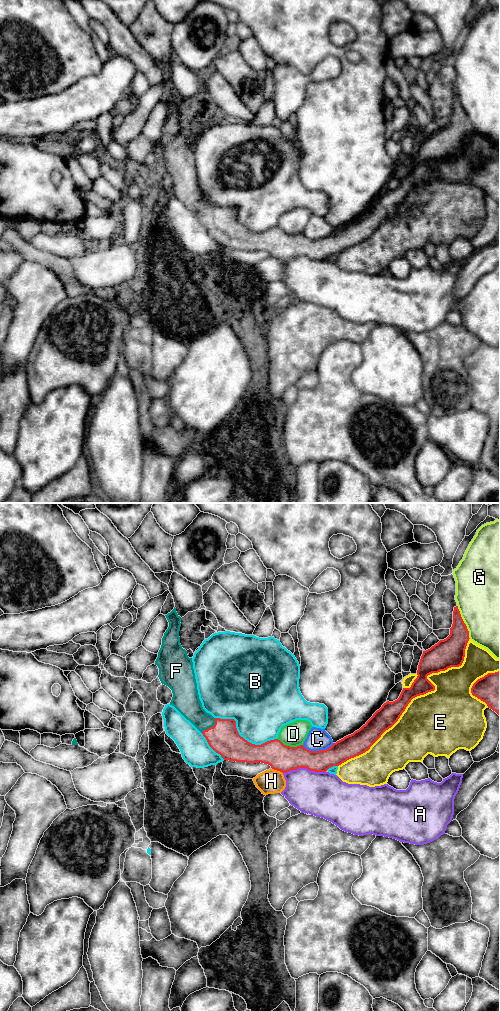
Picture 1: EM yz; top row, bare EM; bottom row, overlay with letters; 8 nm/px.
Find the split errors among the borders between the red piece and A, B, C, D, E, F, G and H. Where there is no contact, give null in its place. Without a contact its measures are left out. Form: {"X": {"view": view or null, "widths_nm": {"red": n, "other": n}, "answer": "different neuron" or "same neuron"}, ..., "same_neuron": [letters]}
{"A": {"view": "yz", "widths_nm": {"red": 220, "other": 360}, "answer": "different neuron"}, "B": {"view": "yz", "widths_nm": {"red": 240, "other": 420}, "answer": "different neuron"}, "C": {"view": "yz", "widths_nm": {"red": 200, "other": 180}, "answer": "different neuron"}, "D": {"view": "yz", "widths_nm": {"red": 220, "other": 190}, "answer": "different neuron"}, "E": {"view": "yz", "widths_nm": {"red": 140, "other": 480}, "answer": "different neuron"}, "F": {"view": "yz", "widths_nm": {"red": 240, "other": 190}, "answer": "same neuron"}, "G": {"view": "yz", "widths_nm": {"red": 220, "other": 480}, "answer": "different neuron"}, "H": {"view": "yz", "widths_nm": {"red": 220, "other": 200}, "answer": "different neuron"}, "same_neuron": ["F"]}

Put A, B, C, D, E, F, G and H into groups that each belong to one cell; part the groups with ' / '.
A / B / C / D / E / F / G / H

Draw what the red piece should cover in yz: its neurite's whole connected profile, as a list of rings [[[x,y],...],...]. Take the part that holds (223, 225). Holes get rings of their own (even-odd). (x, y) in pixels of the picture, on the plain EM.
[[[456,94],[453,99],[453,112],[450,116],[450,123],[446,127],[440,128],[430,137],[423,139],[418,153],[418,164],[410,176],[403,176],[397,188],[384,191],[366,212],[353,222],[333,231],[326,238],[310,239],[303,233],[297,235],[286,234],[278,227],[267,229],[261,233],[252,232],[239,223],[234,207],[214,206],[211,202],[207,201],[203,197],[199,187],[192,146],[188,145],[187,139],[180,132],[179,119],[181,105],[177,102],[175,95],[165,104],[169,110],[169,115],[162,126],[162,133],[158,140],[155,153],[159,156],[158,165],[161,171],[172,178],[173,185],[170,193],[174,194],[203,222],[209,234],[216,241],[220,242],[224,248],[246,251],[261,250],[270,253],[272,257],[282,261],[299,256],[307,256],[315,260],[326,260],[329,256],[339,254],[347,248],[368,239],[381,223],[398,209],[413,186],[435,178],[435,174],[427,167],[428,163],[462,153],[465,145],[465,137],[470,127],[467,114],[461,105],[458,94]]]

